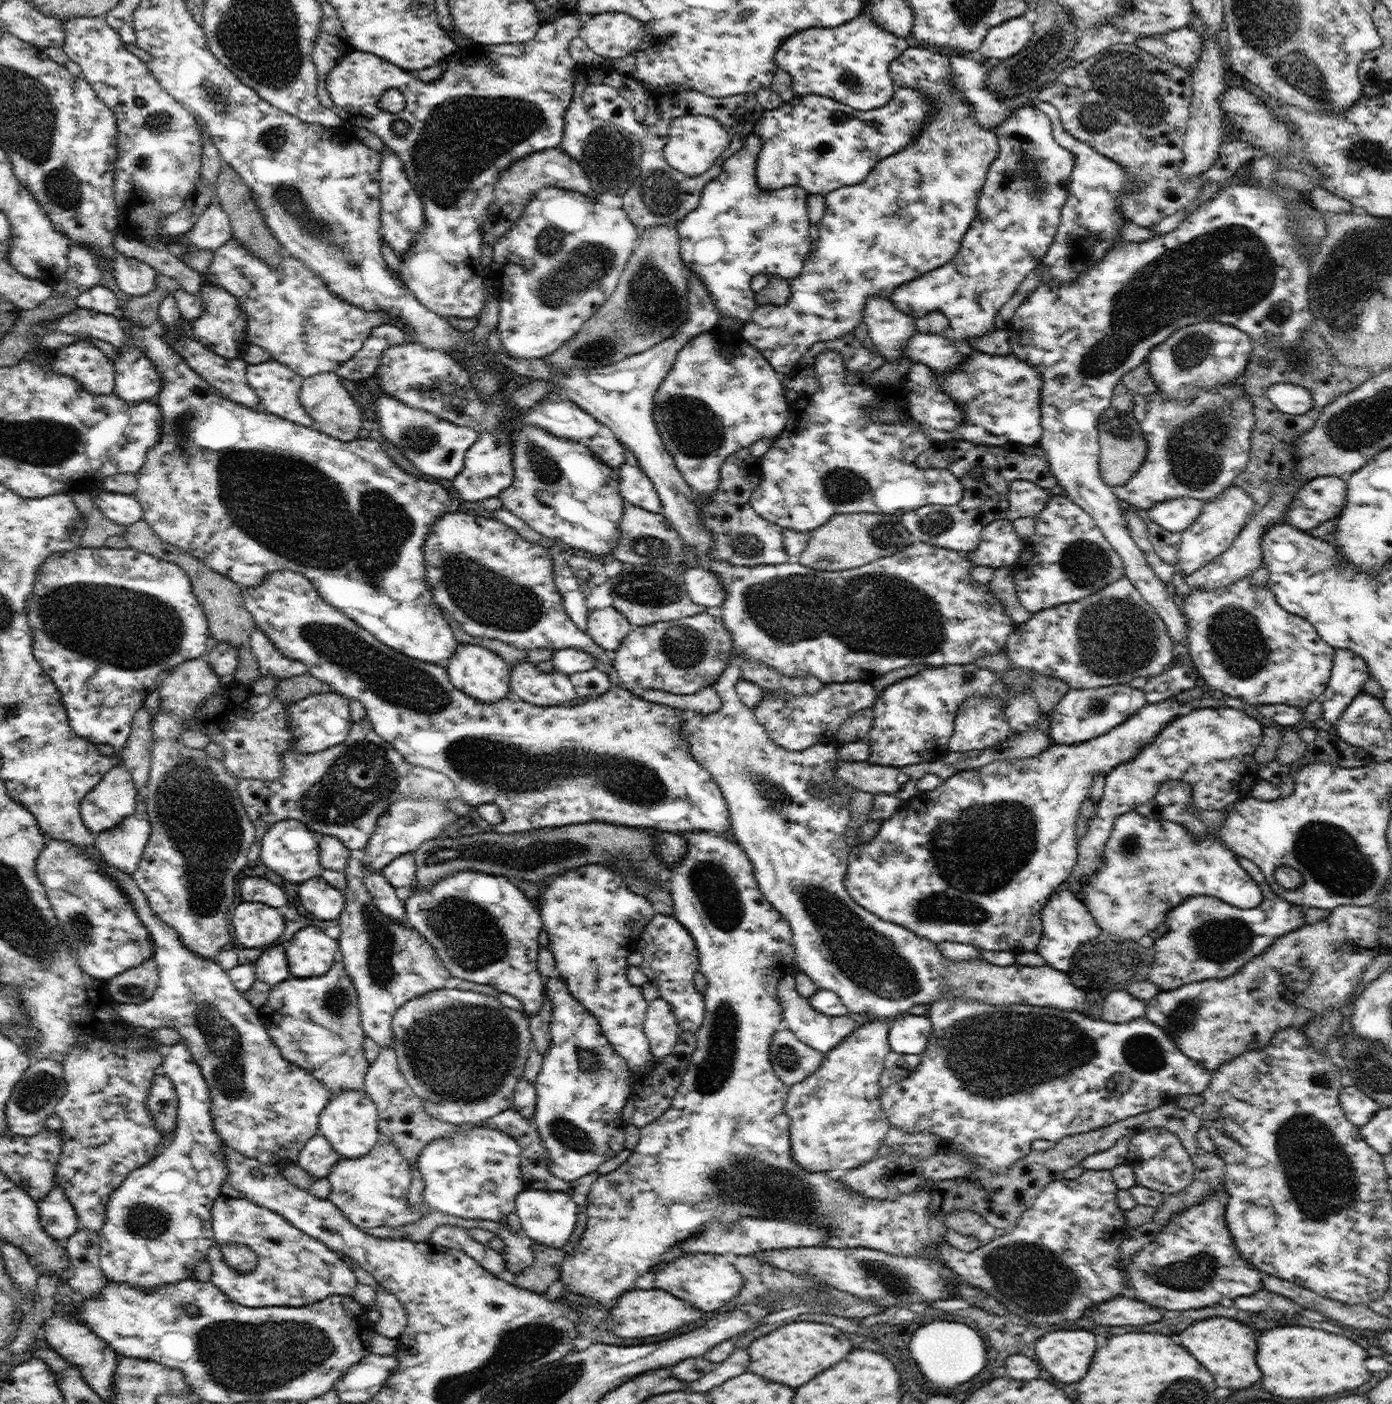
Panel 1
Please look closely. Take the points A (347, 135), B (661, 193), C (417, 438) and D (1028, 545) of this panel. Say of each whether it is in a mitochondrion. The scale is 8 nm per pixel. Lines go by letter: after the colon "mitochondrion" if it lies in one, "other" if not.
A: other
B: mitochondrion
C: mitochondrion
D: other

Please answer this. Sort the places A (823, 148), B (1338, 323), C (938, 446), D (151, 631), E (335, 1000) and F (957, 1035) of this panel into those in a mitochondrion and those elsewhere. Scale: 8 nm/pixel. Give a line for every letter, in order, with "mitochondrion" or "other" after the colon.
A: other
B: mitochondrion
C: other
D: mitochondrion
E: mitochondrion
F: mitochondrion

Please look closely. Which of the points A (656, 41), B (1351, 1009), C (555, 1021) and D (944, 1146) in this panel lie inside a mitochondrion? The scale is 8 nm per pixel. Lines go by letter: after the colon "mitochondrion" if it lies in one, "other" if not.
A: other
B: other
C: other
D: other

